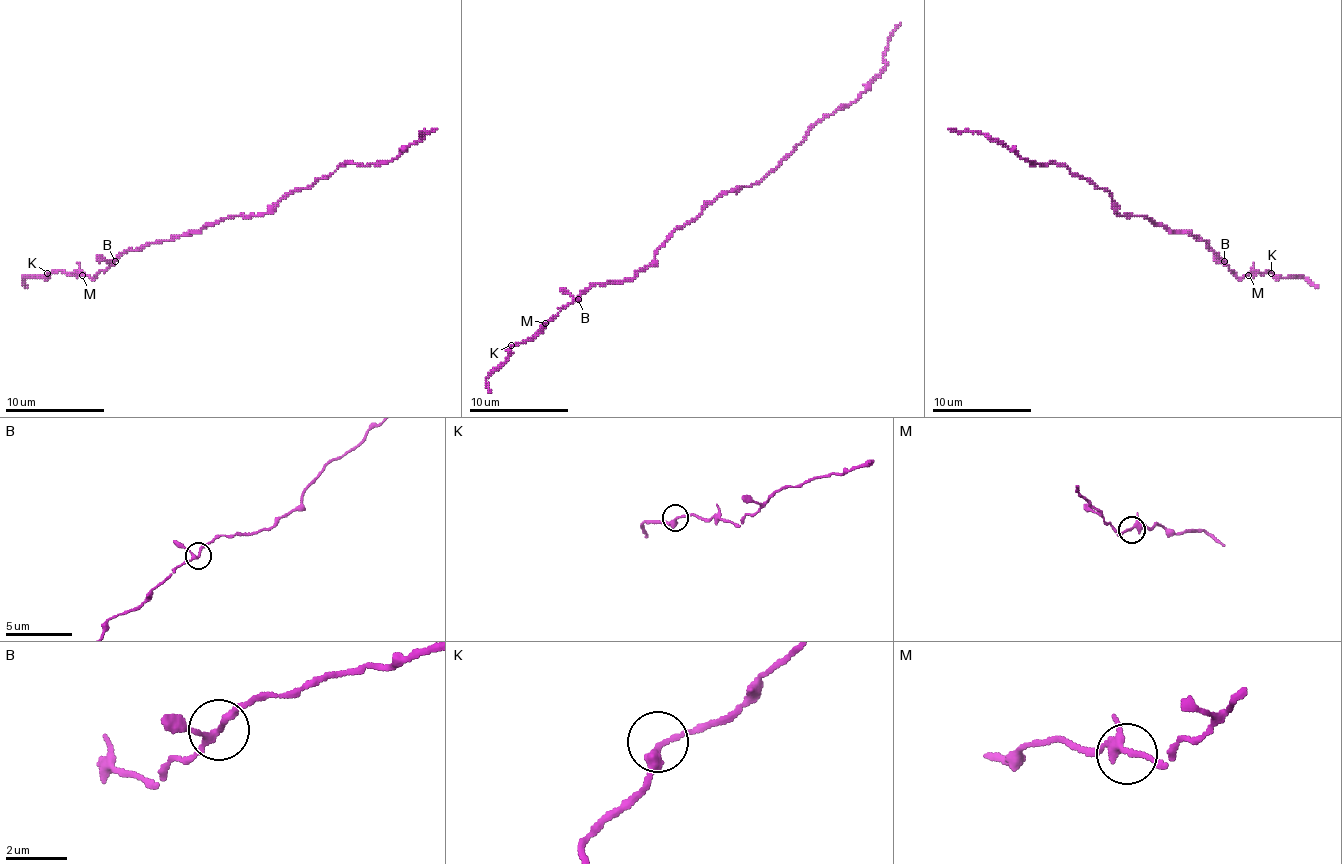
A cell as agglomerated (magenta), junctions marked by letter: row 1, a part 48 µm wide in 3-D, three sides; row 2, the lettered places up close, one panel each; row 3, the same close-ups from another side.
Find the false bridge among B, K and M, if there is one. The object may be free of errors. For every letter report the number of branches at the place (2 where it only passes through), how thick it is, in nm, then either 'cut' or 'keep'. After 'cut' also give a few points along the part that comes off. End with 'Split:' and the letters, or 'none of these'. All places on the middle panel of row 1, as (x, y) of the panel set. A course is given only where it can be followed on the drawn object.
B: 3 branches meet; 170 nm thick; keep
K: 2 branches meet; 300 nm thick; keep
M: 3 branches meet; 220 nm thick; keep
Split: none of these

